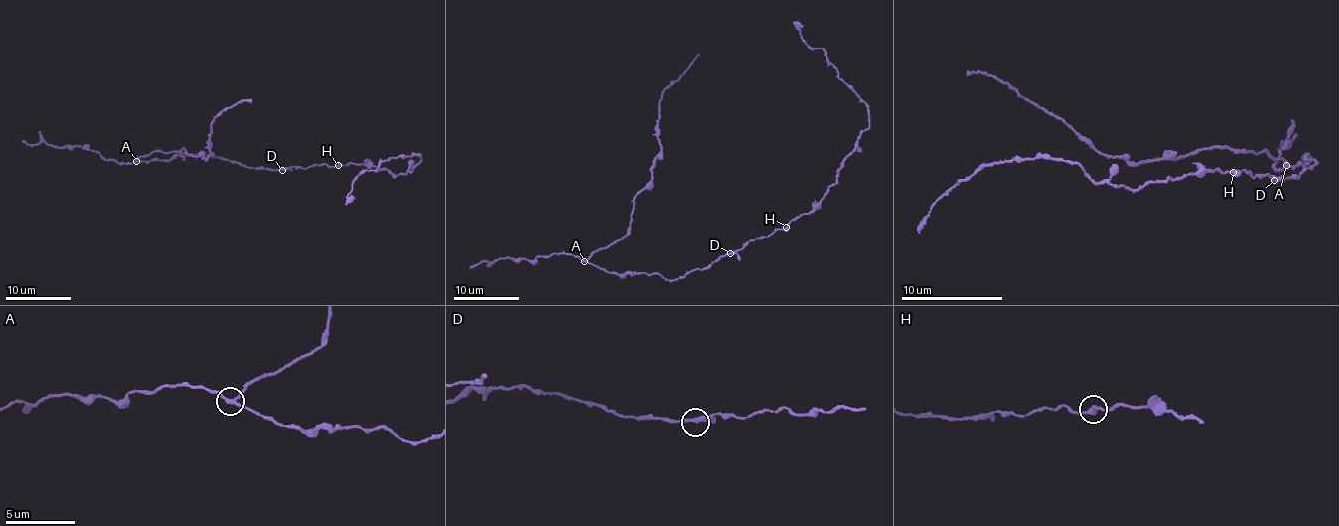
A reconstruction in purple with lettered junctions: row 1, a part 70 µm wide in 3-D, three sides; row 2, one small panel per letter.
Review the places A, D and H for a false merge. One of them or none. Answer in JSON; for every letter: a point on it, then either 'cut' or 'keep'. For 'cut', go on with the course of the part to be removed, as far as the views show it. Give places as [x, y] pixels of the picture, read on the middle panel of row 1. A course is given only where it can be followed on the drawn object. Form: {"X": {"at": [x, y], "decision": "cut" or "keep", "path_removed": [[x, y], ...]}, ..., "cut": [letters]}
{"A": {"at": [584, 261], "decision": "cut", "path_removed": [[584, 261], [627, 233], [633, 199], [651, 179], [653, 161], [661, 145], [658, 138], [661, 94], [699, 54]]}, "D": {"at": [730, 253], "decision": "keep"}, "H": {"at": [786, 227], "decision": "keep"}, "cut": ["A"]}

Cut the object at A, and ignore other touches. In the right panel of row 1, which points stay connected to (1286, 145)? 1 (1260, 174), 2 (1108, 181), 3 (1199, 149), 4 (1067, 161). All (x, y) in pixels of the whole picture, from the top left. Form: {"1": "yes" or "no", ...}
{"1": "yes", "2": "yes", "3": "no", "4": "yes"}

